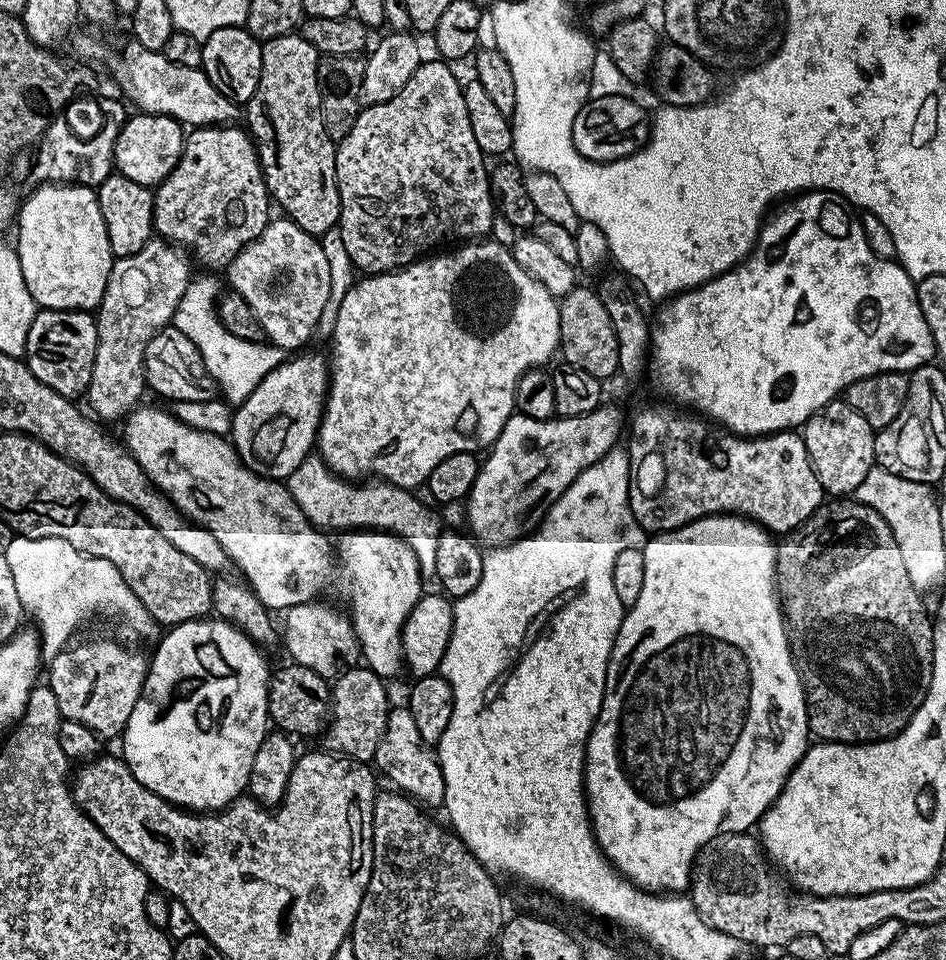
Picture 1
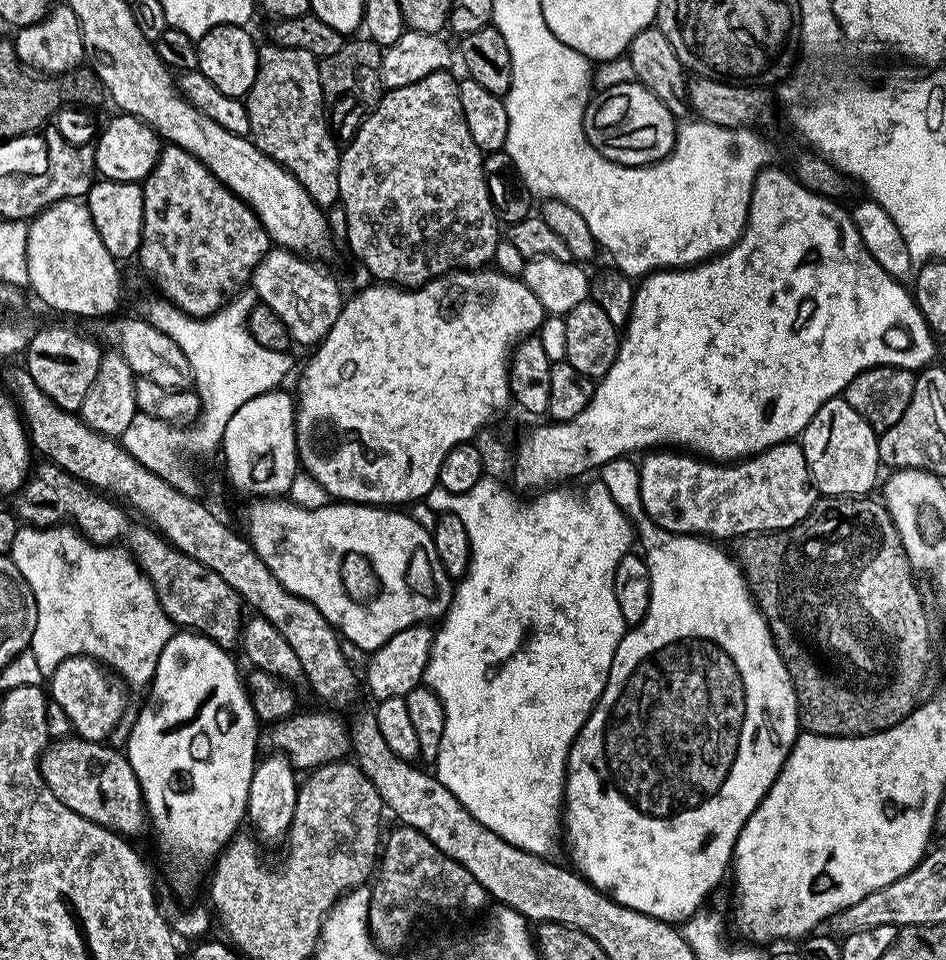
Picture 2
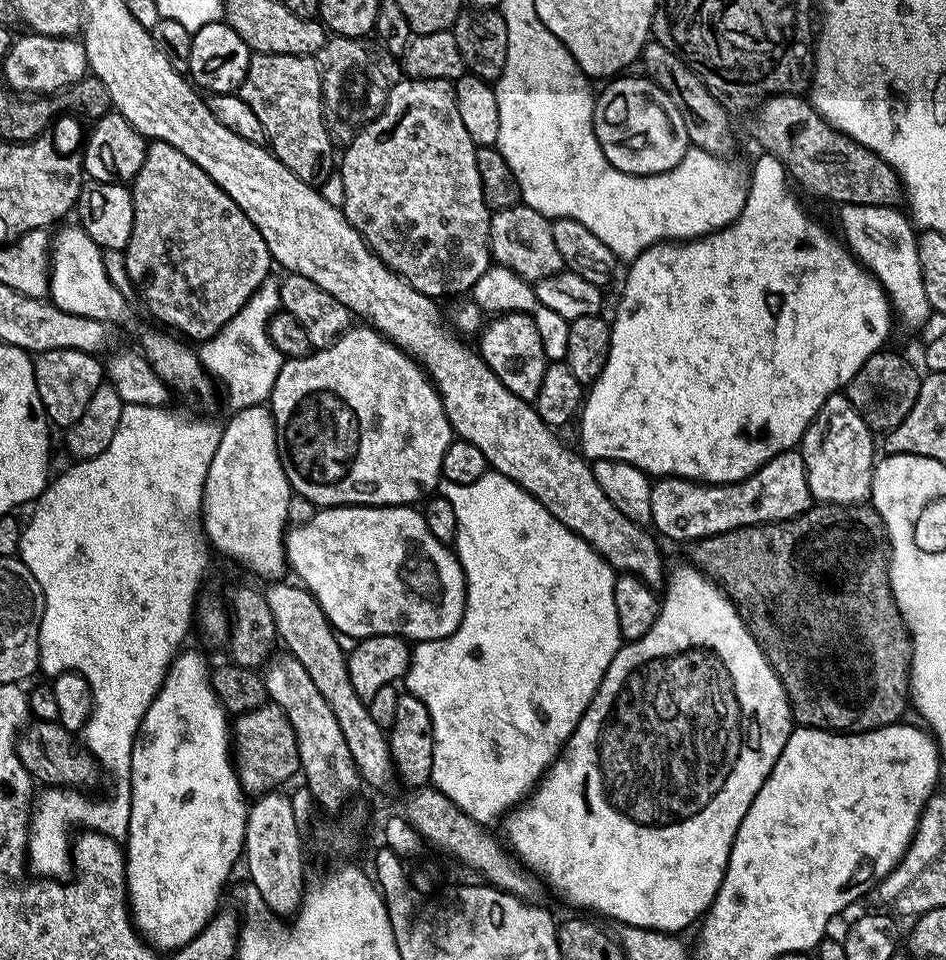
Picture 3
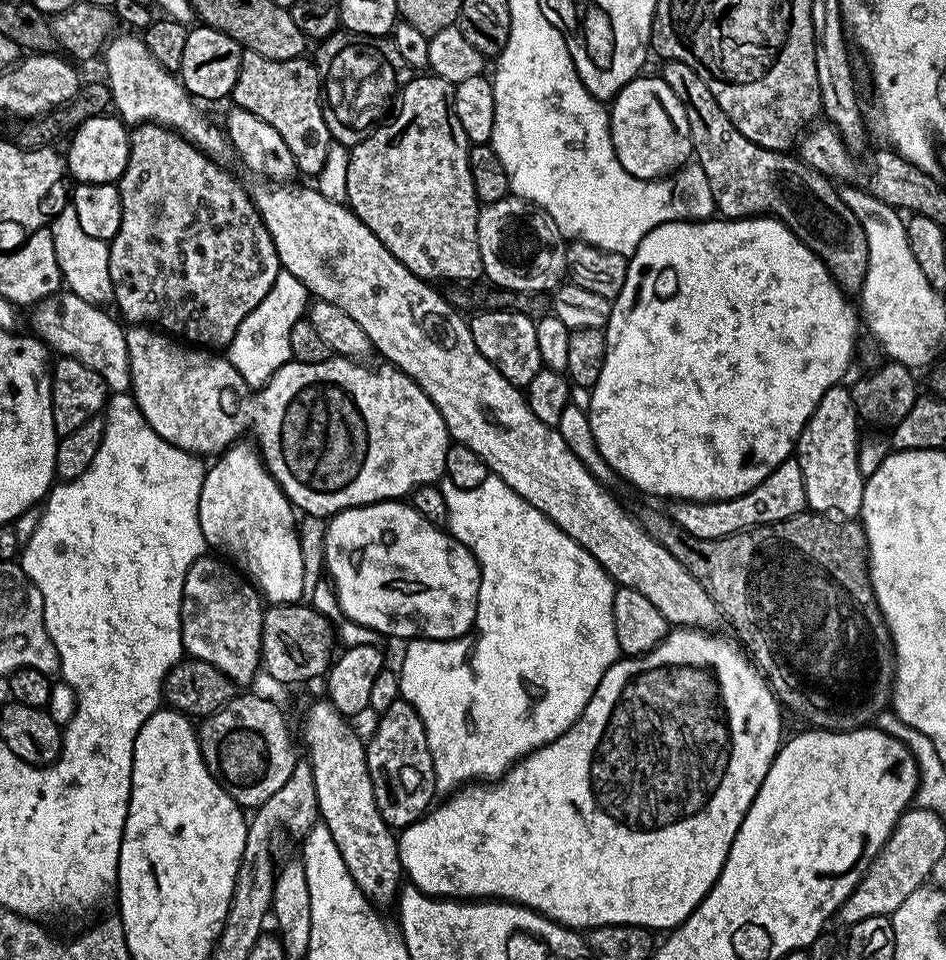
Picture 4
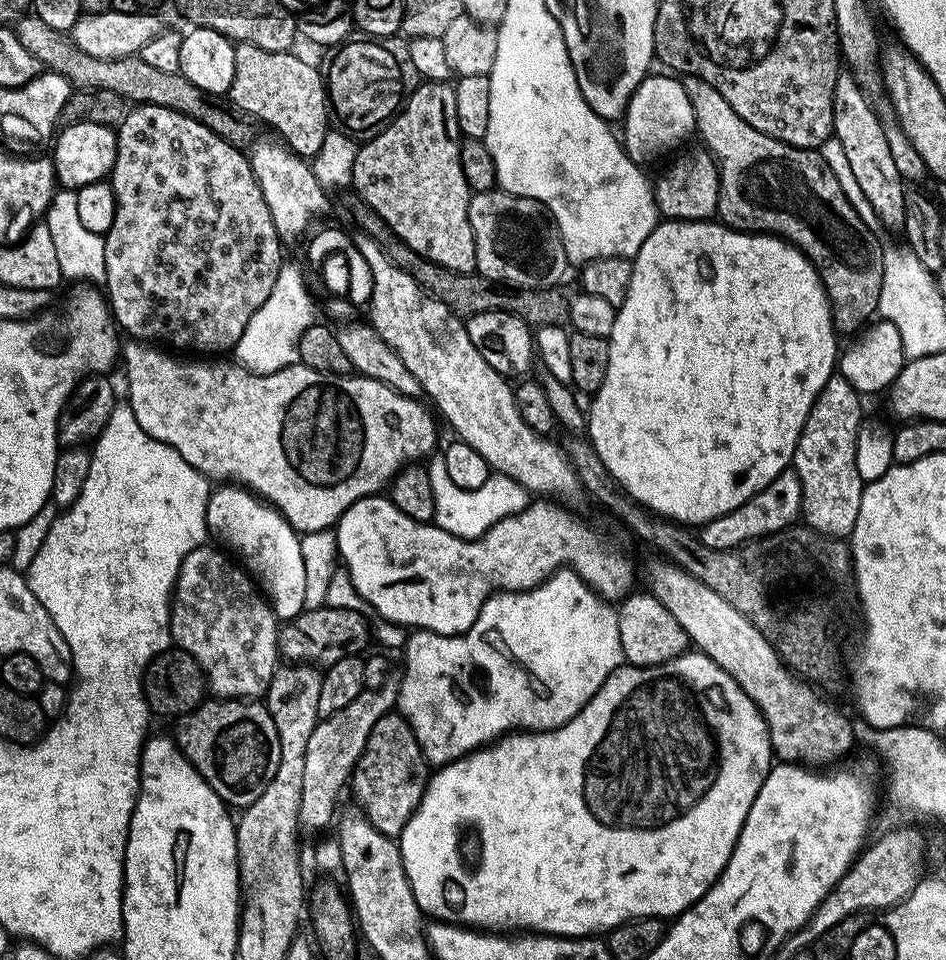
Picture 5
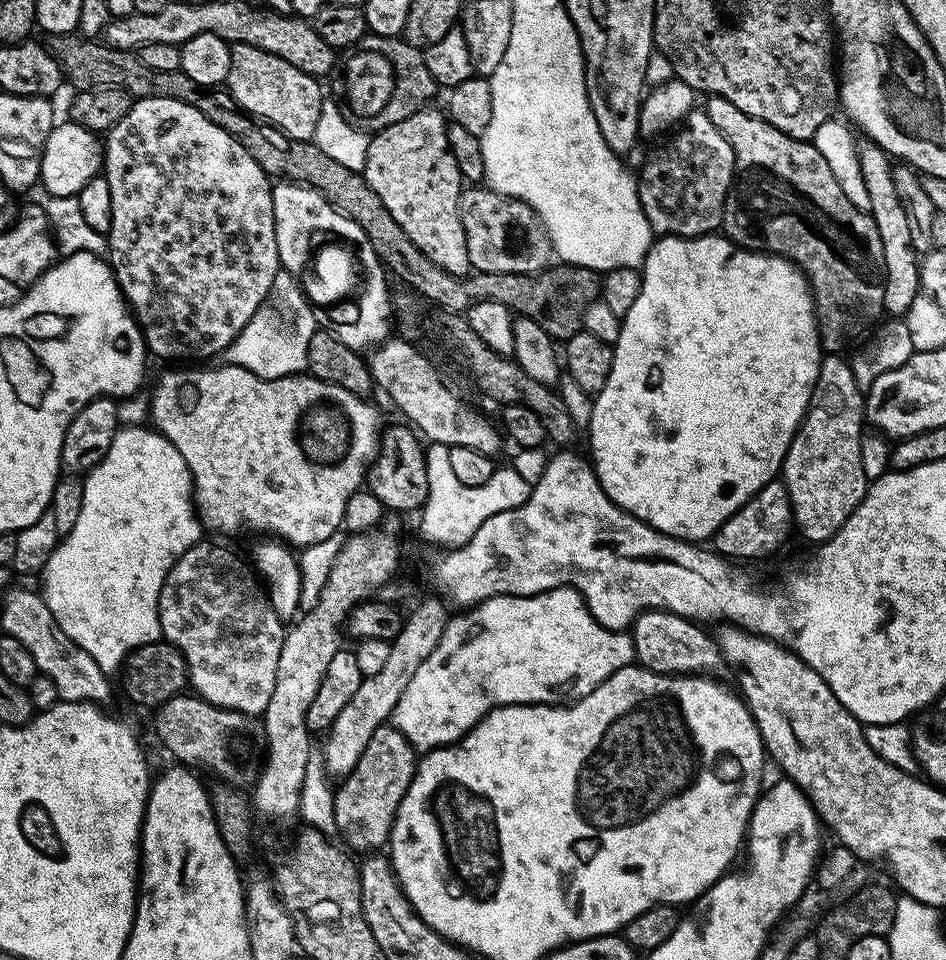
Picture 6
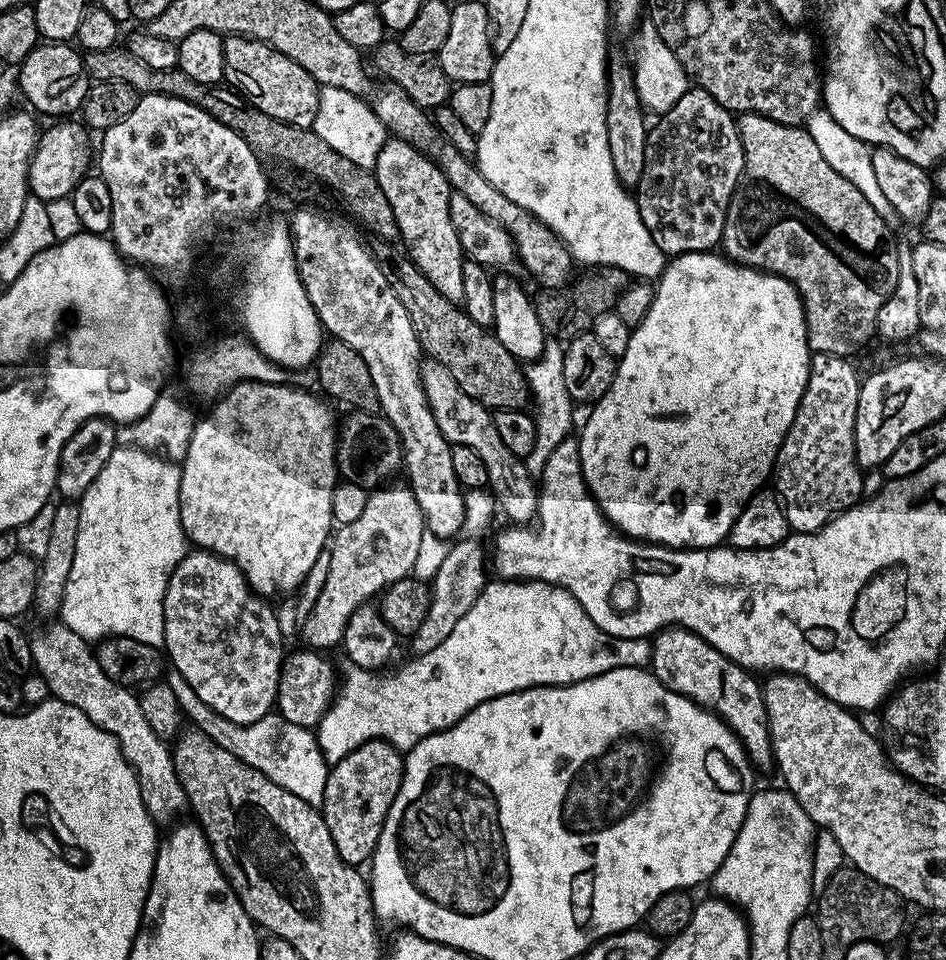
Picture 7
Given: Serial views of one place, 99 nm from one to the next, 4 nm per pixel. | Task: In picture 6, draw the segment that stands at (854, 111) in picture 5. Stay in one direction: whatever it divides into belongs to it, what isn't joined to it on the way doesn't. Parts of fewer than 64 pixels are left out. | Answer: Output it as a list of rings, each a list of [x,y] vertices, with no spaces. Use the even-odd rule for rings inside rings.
[[[864,138],[856,145],[858,166],[862,170],[862,182],[866,184],[866,194],[870,194],[870,206],[867,211],[874,226],[878,226],[878,238],[882,238],[882,254],[886,258],[884,267],[884,312],[892,318],[907,317],[910,306],[916,296],[921,295],[920,262],[921,257],[914,250],[910,239],[910,221],[906,219],[906,210],[894,190],[894,164],[887,152],[882,151],[874,141]]]

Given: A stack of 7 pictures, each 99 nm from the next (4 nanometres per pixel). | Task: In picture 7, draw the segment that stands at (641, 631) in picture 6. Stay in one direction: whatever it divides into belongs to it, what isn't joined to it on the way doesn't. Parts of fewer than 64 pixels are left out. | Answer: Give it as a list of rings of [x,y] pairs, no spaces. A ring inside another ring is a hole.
[[[679,626],[661,628],[651,637],[653,676],[670,690],[690,698],[701,708],[716,713],[729,730],[740,740],[748,759],[757,769],[772,768],[772,739],[768,733],[768,715],[764,705],[764,689],[761,681],[741,664],[733,664],[721,652],[714,650],[710,642],[698,638],[690,630]]]

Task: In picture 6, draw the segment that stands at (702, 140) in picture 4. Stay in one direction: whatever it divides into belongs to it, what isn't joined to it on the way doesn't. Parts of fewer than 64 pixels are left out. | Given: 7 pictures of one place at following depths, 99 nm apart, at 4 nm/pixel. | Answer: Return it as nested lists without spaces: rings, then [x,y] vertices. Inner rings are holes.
[[[708,96],[706,102],[710,121],[730,142],[736,159],[735,179],[724,200],[723,235],[740,248],[760,249],[791,260],[808,279],[812,303],[816,306],[821,349],[828,354],[843,353],[844,344],[858,339],[865,331],[864,336],[884,312],[886,258],[882,254],[878,226],[874,226],[865,209],[854,206],[854,202],[846,198],[842,186],[838,186],[838,178],[834,178],[834,170],[830,170],[826,158],[818,154],[815,144],[790,138],[766,122],[742,114],[738,106],[726,102],[721,96]]]

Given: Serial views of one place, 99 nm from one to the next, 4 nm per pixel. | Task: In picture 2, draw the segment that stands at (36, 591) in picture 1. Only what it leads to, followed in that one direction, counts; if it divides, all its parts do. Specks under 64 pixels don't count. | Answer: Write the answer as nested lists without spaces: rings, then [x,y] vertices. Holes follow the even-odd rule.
[[[21,526],[18,530],[18,538],[14,538],[14,546],[10,555],[14,566],[18,566],[22,578],[26,578],[26,582],[36,599],[38,622],[34,626],[32,644],[36,646],[40,644],[40,668],[44,671],[44,674],[51,674],[54,670],[58,670],[58,666],[66,658],[70,658],[71,656],[88,656],[91,660],[99,660],[105,668],[115,672],[117,677],[129,689],[147,689],[151,685],[154,674],[158,670],[158,658],[162,658],[162,650],[166,646],[166,642],[170,642],[170,638],[174,635],[174,625],[172,619],[166,614],[166,610],[162,610],[154,586],[148,580],[147,574],[138,567],[131,552],[120,546],[101,546],[94,544],[72,526],[57,526],[55,528]]]

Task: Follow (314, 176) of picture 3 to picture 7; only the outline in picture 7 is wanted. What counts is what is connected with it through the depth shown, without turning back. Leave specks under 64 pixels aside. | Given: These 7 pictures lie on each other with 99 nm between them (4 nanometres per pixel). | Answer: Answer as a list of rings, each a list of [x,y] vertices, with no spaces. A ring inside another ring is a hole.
[[[225,36],[223,41],[223,83],[227,87],[239,92],[251,107],[262,110],[262,114],[270,114],[270,118],[278,118],[299,128],[313,127],[321,90],[313,76],[306,74],[298,62],[260,40],[252,40],[249,36]]]

